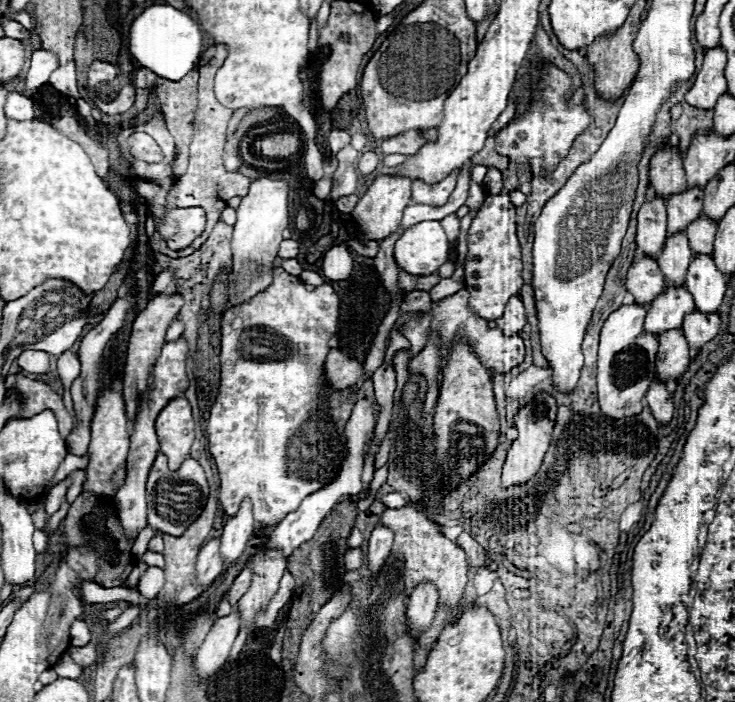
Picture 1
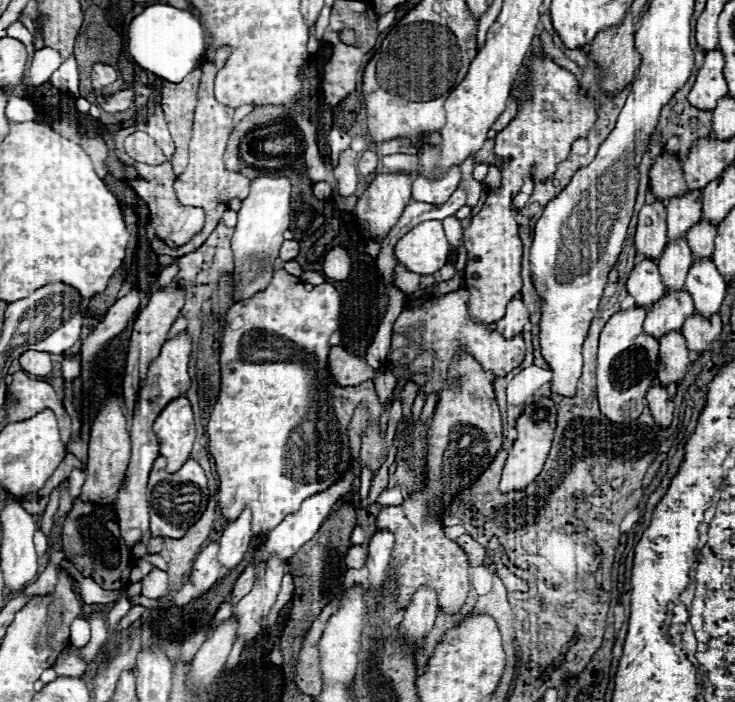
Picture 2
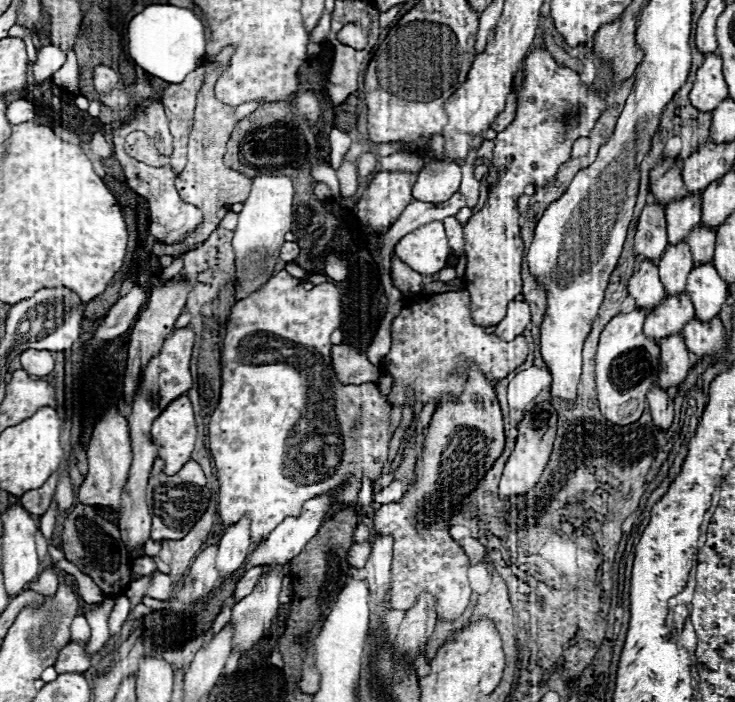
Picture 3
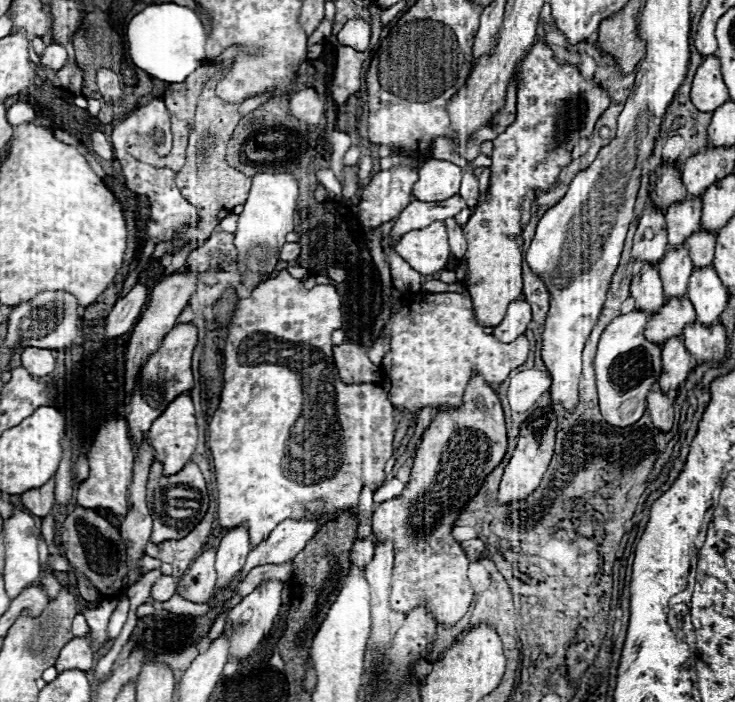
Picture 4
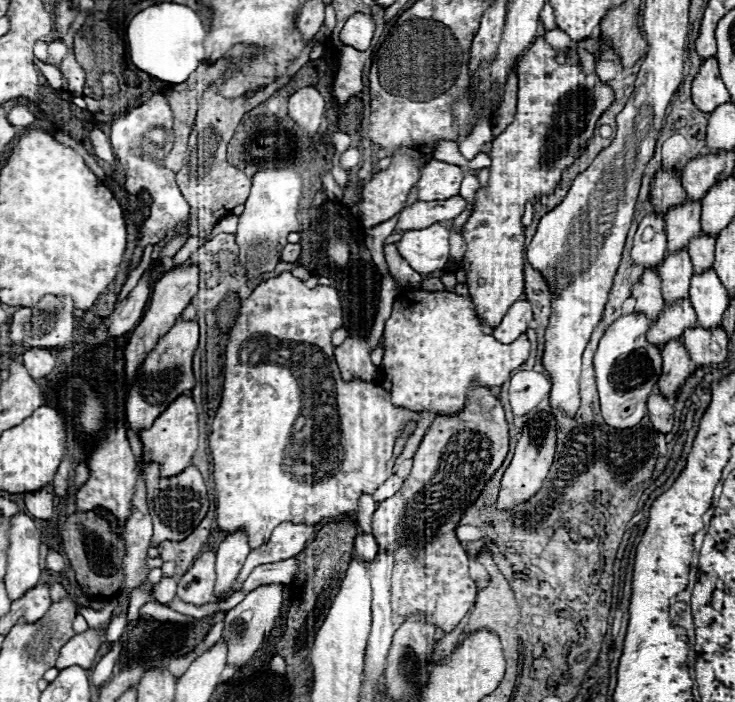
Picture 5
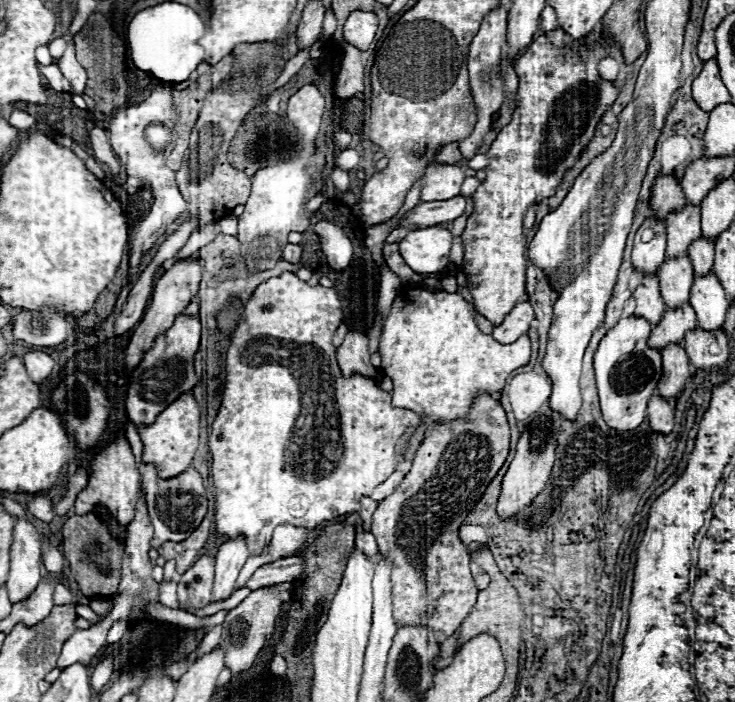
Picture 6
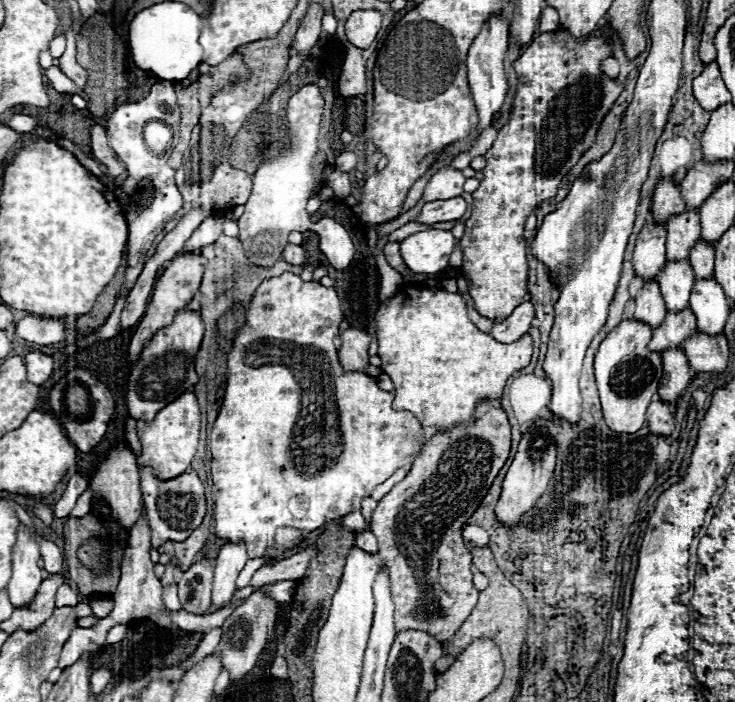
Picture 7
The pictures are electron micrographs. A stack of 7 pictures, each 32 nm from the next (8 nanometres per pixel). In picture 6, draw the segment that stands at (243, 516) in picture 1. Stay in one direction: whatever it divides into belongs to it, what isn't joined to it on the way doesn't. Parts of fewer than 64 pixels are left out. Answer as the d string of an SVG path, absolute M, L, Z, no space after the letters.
M244 536L228 538L216 554L216 580L214 580L214 600L226 600L234 592L236 576L248 558L248 546Z

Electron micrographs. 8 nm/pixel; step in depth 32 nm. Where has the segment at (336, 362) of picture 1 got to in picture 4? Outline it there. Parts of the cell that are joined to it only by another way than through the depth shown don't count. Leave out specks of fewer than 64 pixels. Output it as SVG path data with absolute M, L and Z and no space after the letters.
M344 342L340 346L334 346L332 352L342 382L362 384L362 382L378 382L382 378L382 370L370 362L368 350L362 344Z

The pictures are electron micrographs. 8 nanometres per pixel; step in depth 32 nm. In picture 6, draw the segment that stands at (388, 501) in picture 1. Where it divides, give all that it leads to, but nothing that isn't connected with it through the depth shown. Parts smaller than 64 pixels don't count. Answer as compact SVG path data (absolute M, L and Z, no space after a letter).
M396 470L384 484L380 484L376 490L374 490L374 494L372 494L372 498L376 500L376 502L380 502L380 500L384 500L386 496L390 496L398 486L400 486L400 482L402 482L402 478L404 478L404 474L400 472L400 470Z

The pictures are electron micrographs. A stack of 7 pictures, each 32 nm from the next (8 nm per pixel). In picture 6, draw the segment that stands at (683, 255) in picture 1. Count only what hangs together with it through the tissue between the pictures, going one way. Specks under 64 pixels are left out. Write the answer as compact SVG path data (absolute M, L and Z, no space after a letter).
M678 256L678 258L668 258L660 268L658 268L658 278L660 278L660 288L662 288L662 298L668 308L682 306L688 300L690 286L692 286L692 262L688 256Z

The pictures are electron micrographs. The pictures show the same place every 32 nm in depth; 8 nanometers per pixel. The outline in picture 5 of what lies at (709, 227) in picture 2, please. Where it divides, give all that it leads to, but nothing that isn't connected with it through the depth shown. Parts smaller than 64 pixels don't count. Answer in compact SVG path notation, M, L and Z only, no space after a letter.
M700 234L700 236L696 236L696 240L688 242L688 252L690 252L692 264L694 264L694 272L704 272L712 266L714 242L716 242L714 236L704 236L704 234Z

